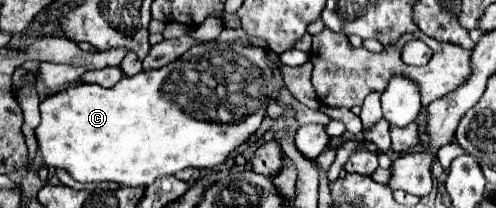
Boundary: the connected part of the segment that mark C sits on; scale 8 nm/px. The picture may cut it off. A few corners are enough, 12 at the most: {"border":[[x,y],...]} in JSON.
{"border":[[208,41],[40,103],[46,167],[146,187],[222,165],[276,85]]}

